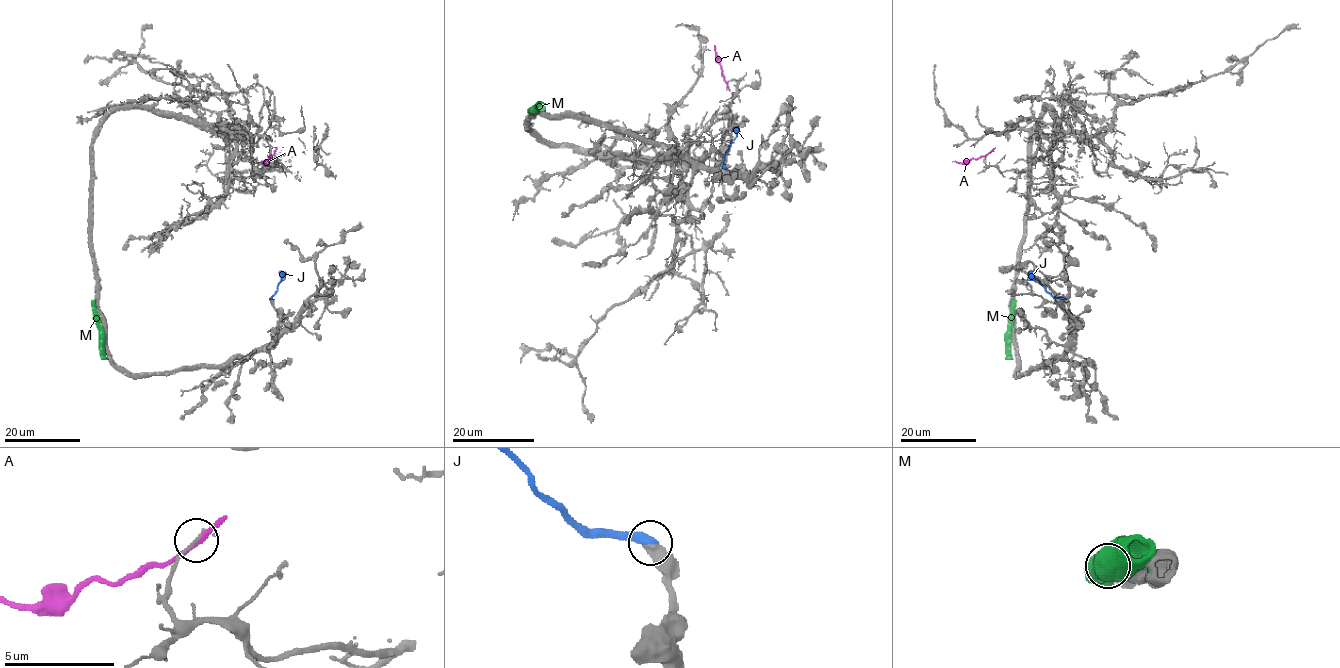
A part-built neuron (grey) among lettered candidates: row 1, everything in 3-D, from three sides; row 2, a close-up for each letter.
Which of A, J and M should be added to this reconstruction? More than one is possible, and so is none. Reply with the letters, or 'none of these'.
J

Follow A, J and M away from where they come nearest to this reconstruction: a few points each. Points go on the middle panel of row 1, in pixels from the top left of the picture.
A: (727, 86), (714, 45)
J: (723, 168), (723, 156), (736, 136), (734, 127)
M: (532, 110), (545, 103)

